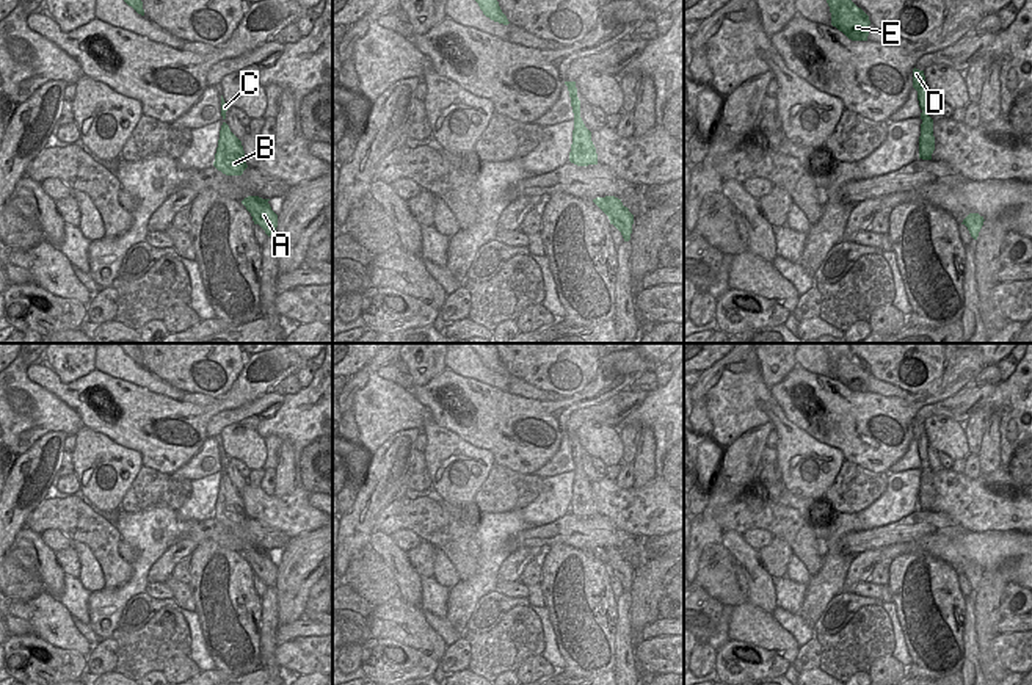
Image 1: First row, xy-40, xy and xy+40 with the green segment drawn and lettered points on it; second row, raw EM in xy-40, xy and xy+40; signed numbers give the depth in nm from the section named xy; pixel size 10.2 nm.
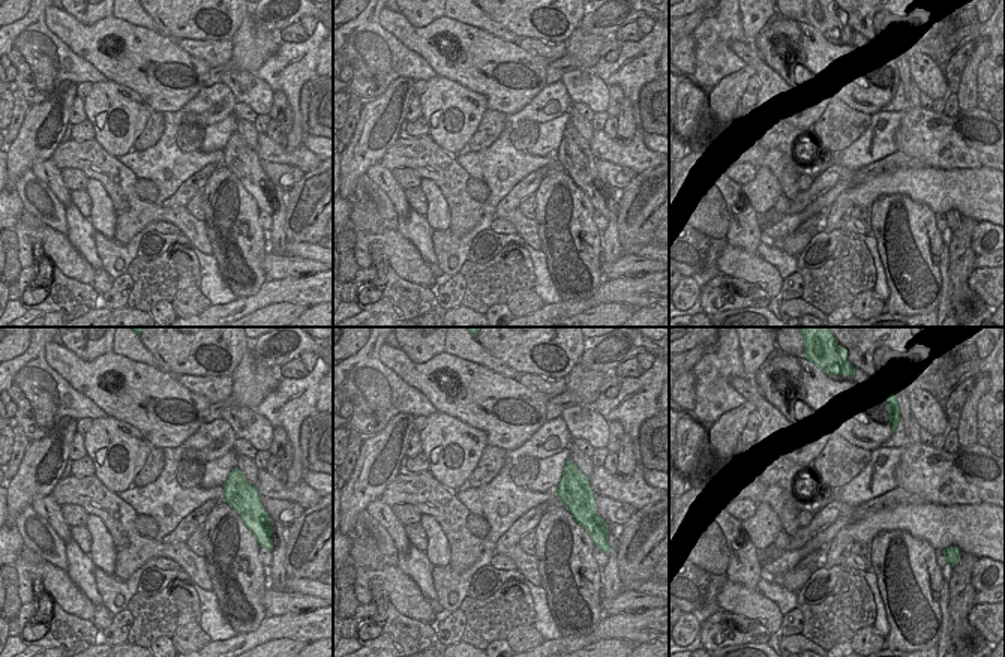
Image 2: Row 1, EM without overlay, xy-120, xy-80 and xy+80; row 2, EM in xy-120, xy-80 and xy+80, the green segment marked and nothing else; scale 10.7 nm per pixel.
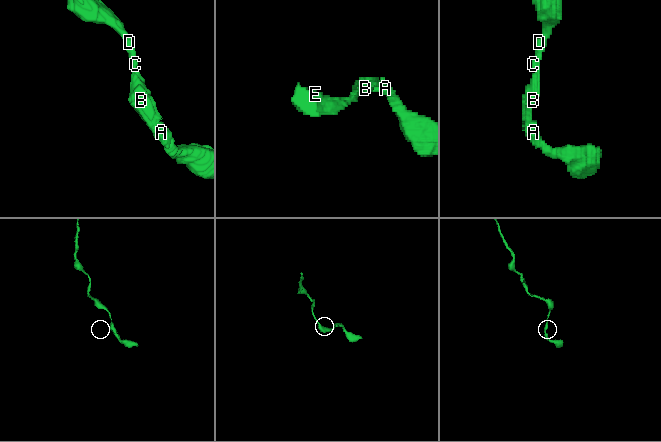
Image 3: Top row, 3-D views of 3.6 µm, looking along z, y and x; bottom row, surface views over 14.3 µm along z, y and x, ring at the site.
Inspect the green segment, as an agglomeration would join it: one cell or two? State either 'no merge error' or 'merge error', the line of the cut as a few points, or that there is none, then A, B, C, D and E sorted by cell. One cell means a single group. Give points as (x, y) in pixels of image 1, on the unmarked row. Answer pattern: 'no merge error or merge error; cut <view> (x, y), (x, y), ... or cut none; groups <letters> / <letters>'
no merge error; cut none; groups A B C D E

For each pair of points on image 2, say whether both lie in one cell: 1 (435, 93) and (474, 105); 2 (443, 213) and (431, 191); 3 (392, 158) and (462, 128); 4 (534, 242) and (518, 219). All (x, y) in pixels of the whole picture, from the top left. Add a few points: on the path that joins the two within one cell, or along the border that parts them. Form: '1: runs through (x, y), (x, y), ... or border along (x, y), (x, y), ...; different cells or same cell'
1: runs through (444, 96), (458, 105), (465, 105); same cell
2: runs through (437, 207), (435, 197); same cell
3: border along (428, 134), (440, 147), (455, 156); different cells
4: runs through (530, 236), (524, 225); same cell

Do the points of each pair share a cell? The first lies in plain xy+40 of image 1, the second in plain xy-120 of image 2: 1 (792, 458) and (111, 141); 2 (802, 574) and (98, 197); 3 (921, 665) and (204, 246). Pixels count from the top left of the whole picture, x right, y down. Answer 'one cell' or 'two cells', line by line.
1: one cell
2: one cell
3: two cells

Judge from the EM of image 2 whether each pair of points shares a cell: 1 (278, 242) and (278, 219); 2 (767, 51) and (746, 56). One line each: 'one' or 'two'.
1: one
2: two

